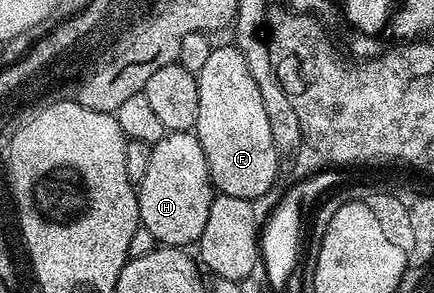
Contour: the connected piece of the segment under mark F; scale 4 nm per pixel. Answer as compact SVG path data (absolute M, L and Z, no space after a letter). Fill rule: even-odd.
M234 45L228 47L213 46L210 58L198 73L198 117L194 133L200 139L202 149L206 153L208 172L212 175L212 186L219 194L243 199L258 200L269 194L276 183L276 170L282 162L276 149L276 142L270 131L270 121L266 117L266 109L262 105L262 93L258 93L258 85L254 77L250 77L250 69L246 65L246 57Z

